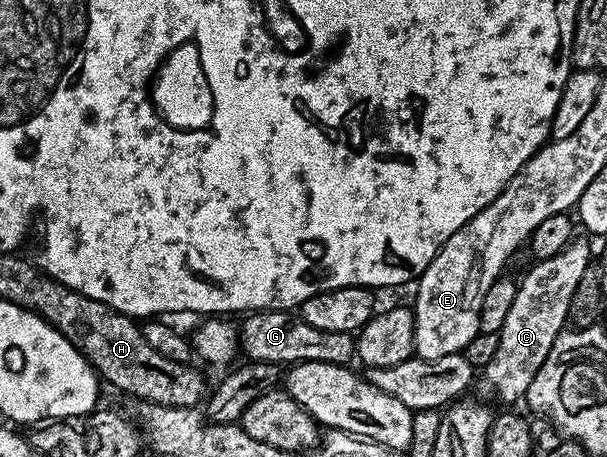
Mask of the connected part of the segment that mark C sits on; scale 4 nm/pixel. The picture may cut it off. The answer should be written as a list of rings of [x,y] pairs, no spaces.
[[[575,238],[564,250],[560,250],[560,254],[531,263],[526,277],[521,278],[503,328],[498,333],[496,354],[492,362],[481,369],[476,384],[476,388],[483,392],[483,397],[495,396],[503,400],[506,406],[514,406],[517,400],[525,397],[528,386],[532,386],[532,378],[536,378],[540,366],[544,366],[544,358],[548,358],[548,350],[552,350],[556,338],[567,327],[572,293],[576,291],[584,270],[591,267],[591,241],[586,240]]]

